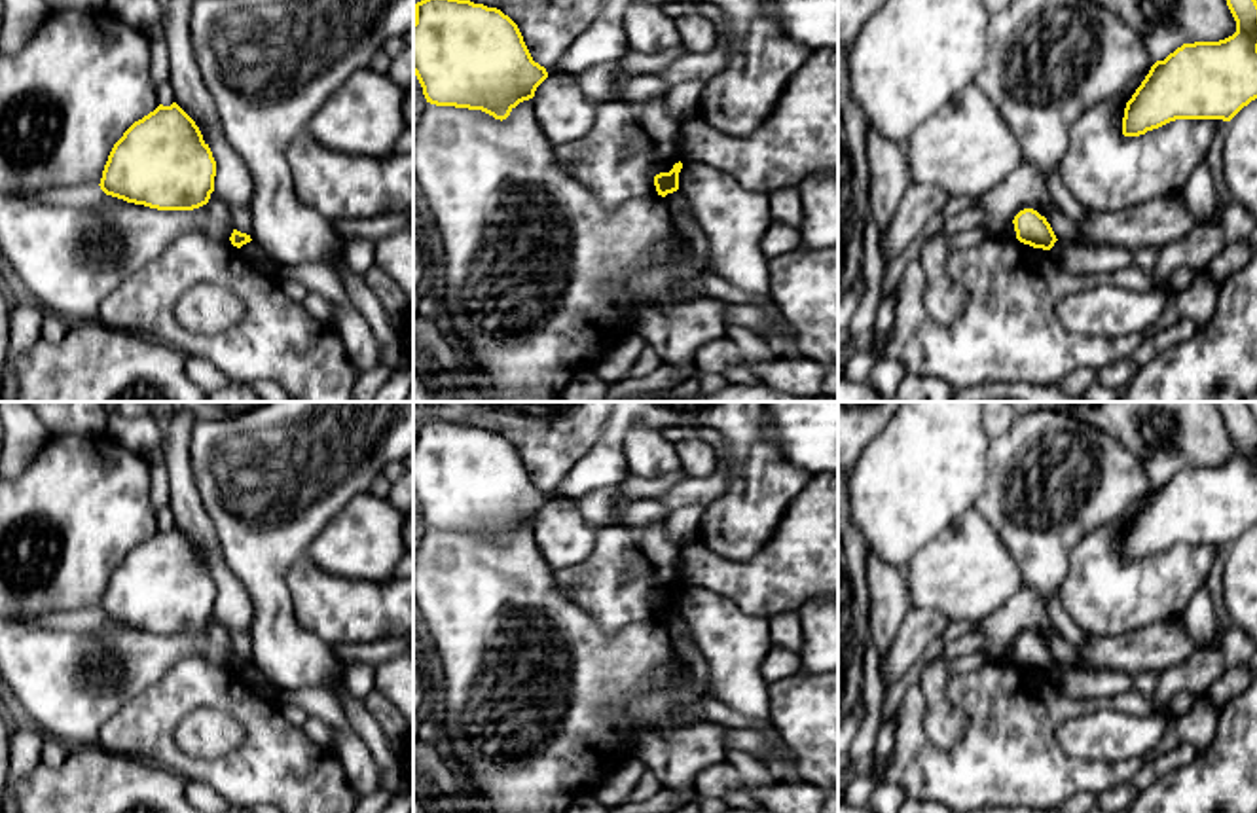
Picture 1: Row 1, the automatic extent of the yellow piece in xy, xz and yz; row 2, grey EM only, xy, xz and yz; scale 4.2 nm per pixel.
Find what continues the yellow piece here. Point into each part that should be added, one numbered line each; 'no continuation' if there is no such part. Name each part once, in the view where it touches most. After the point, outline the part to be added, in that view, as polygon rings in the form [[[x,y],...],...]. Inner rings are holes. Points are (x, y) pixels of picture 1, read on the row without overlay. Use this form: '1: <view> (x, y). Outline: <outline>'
no continuation

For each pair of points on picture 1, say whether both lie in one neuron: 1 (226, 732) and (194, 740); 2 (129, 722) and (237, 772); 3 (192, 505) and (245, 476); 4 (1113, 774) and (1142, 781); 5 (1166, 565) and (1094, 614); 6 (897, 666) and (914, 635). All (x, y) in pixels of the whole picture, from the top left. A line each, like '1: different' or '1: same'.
1: same
2: same
3: different
4: different
5: same
6: same

